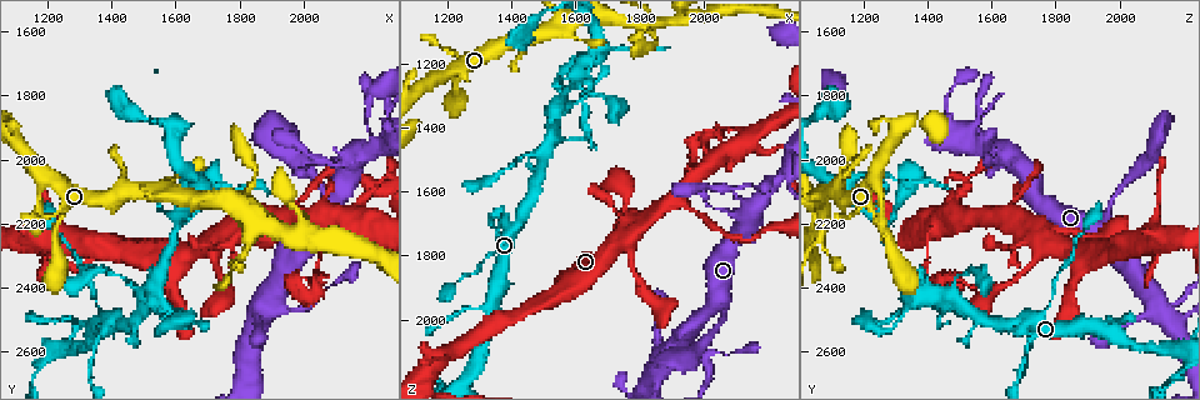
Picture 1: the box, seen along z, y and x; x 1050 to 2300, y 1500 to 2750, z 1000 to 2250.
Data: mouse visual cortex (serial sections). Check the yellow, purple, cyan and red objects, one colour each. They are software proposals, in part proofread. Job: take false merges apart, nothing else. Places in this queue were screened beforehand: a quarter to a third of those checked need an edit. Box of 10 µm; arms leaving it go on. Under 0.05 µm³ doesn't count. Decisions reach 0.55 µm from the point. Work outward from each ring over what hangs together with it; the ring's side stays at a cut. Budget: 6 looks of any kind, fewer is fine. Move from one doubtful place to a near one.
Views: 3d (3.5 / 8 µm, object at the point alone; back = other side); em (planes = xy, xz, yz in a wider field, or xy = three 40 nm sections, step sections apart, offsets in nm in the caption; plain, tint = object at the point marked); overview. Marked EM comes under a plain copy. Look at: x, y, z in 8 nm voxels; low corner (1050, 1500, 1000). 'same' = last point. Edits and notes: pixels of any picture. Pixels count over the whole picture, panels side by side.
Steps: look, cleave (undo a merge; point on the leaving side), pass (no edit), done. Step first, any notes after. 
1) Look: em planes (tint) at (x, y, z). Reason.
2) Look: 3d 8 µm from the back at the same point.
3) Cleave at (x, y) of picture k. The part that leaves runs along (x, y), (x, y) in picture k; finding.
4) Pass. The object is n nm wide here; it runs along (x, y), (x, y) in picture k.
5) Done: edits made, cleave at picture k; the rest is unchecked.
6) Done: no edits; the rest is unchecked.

Look: 3d 3.5 µm at (1890, 2160, 1620). Small branch off a trunk.

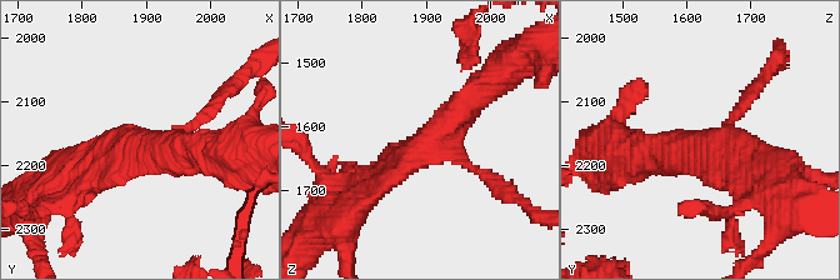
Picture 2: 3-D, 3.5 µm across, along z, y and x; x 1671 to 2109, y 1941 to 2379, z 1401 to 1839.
Look: em xy step 2 (tint) at (1900, 2165, 1625).

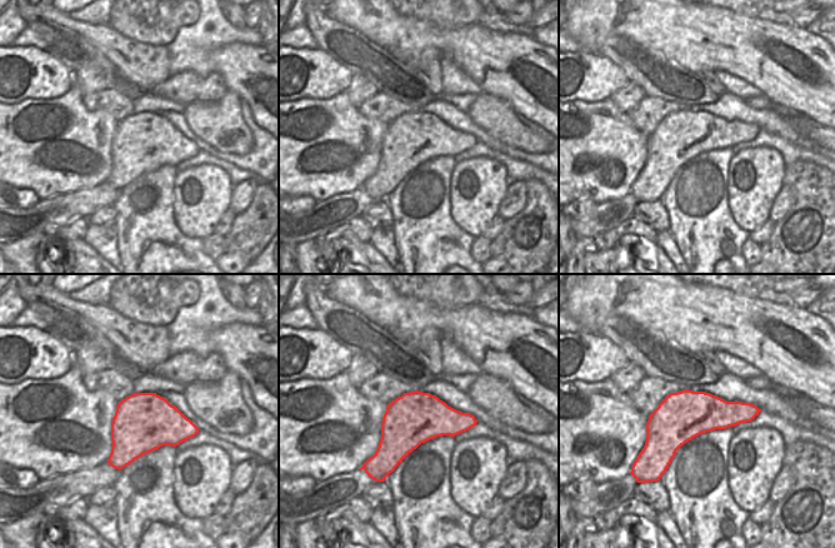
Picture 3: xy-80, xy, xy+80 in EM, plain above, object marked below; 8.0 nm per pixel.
Pass. It runs along (364, 195), (475, 100), (483, 86) in picture 2; one cell here.

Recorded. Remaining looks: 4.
Look: 3d 3.5 µm at (1500, 2440, 1480). Arms part here.

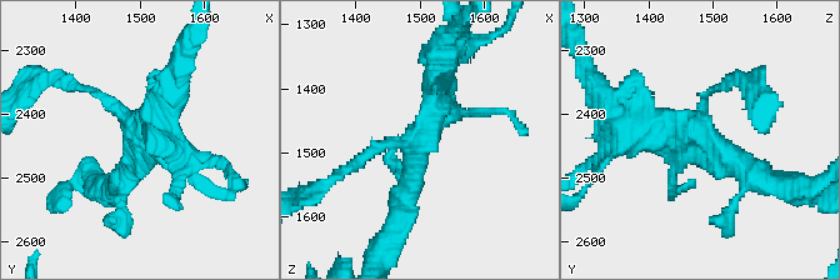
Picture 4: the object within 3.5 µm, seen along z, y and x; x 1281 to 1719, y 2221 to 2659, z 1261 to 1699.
Look: em planes (tint) at (1505, 2430, 1490). 3 arms meet here; the arms are 100, 350, 350 nm wide; now the EM.

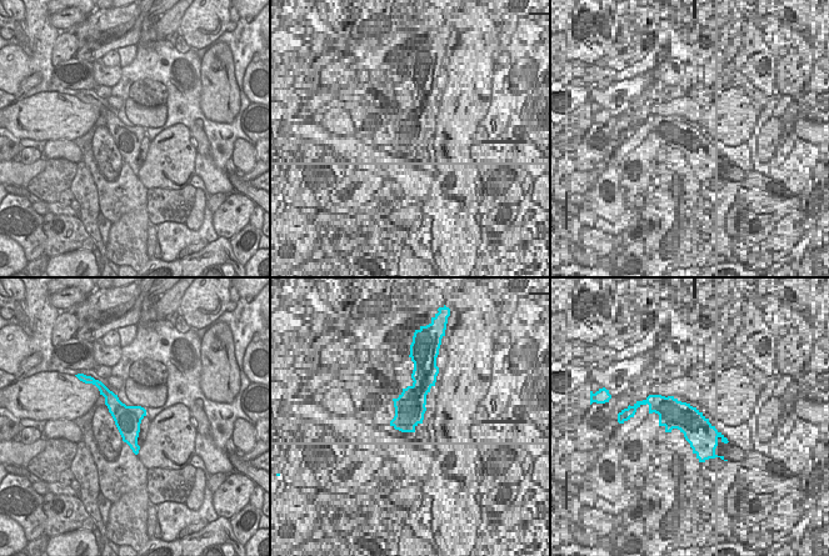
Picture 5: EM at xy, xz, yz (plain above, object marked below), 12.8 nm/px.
Look: em xy step 2 (tint) at the same point. Another direction.

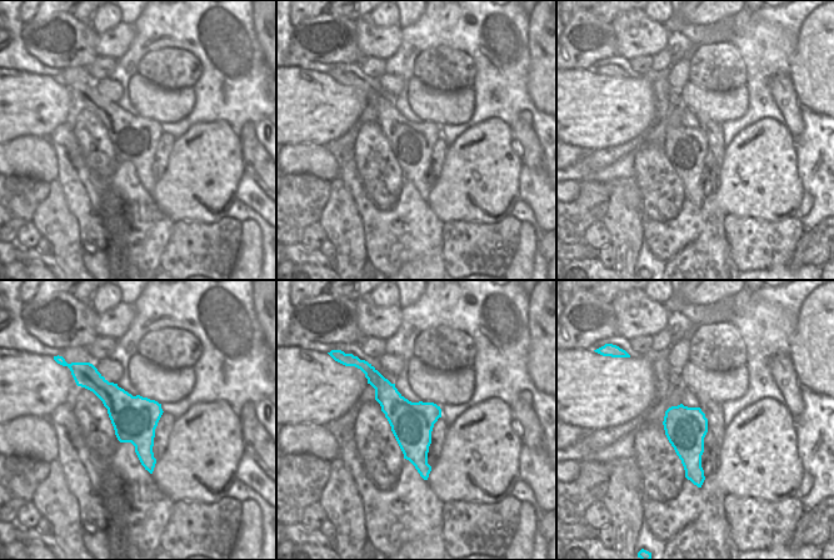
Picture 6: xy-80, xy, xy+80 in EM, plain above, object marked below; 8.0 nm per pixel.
Pass. The object is 340 nm wide here; it runs along (765, 181), (698, 131), (624, 124) in picture 4; all the same cell.

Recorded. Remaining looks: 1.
Done: no edits; the rest is unchecked.

